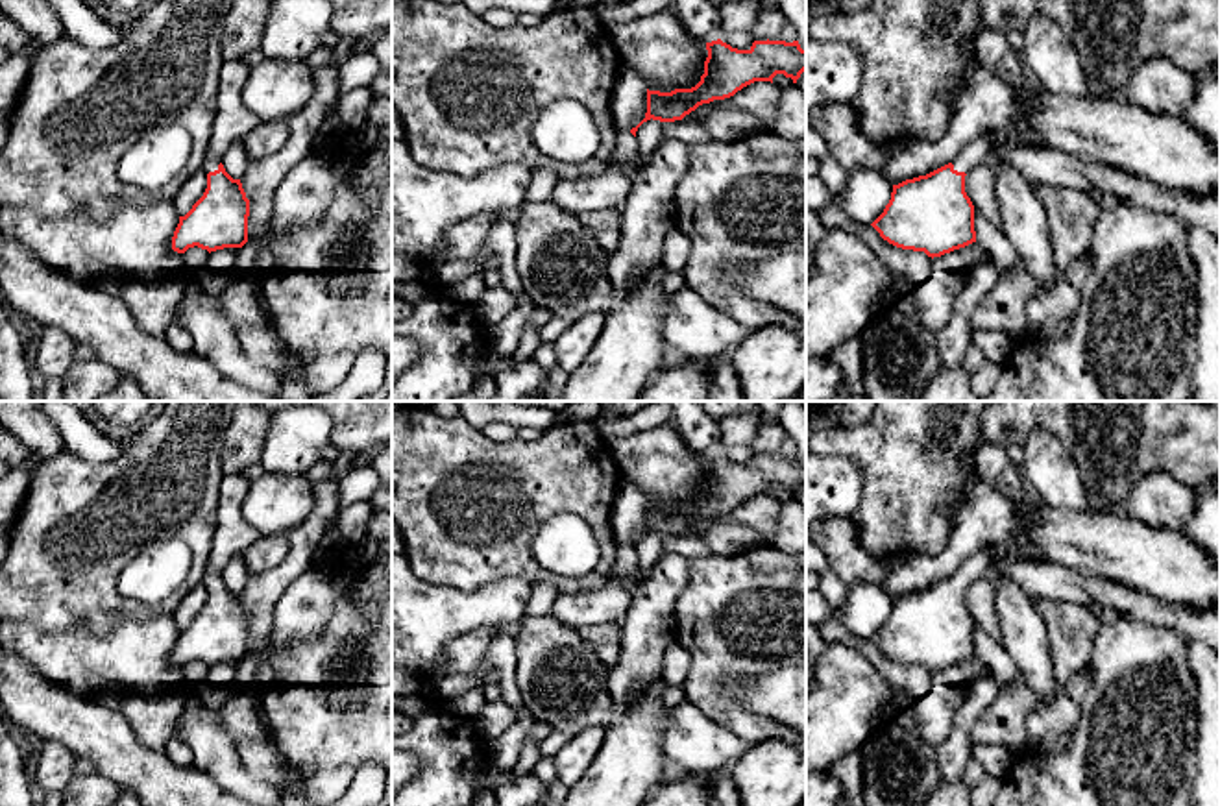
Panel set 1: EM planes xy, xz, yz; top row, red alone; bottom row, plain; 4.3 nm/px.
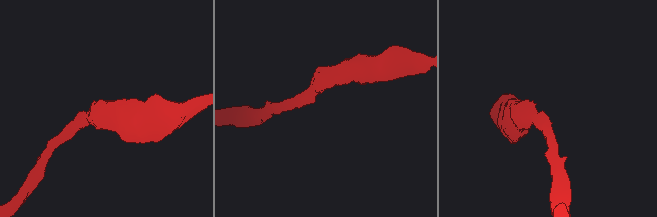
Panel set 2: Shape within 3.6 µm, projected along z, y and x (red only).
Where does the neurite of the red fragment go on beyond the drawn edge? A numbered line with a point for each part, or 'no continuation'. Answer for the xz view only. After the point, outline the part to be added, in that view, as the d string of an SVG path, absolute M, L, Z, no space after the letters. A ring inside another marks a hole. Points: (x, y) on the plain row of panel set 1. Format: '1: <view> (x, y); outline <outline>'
1: xz (625, 566); outline M630 545L617 547L617 556L612 566L612 573L617 577L617 584L632 586L632 577L640 571L640 556Z

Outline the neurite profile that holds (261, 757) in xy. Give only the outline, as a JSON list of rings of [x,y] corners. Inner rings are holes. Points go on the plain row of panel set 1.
[[[270,736],[235,741],[246,771],[274,788],[288,789],[314,776],[309,767],[294,765]]]

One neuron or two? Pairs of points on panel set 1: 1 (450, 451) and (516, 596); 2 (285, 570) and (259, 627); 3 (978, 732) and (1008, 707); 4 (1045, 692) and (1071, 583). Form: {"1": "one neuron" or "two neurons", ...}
{"1": "two neurons", "2": "one neuron", "3": "one neuron", "4": "two neurons"}

